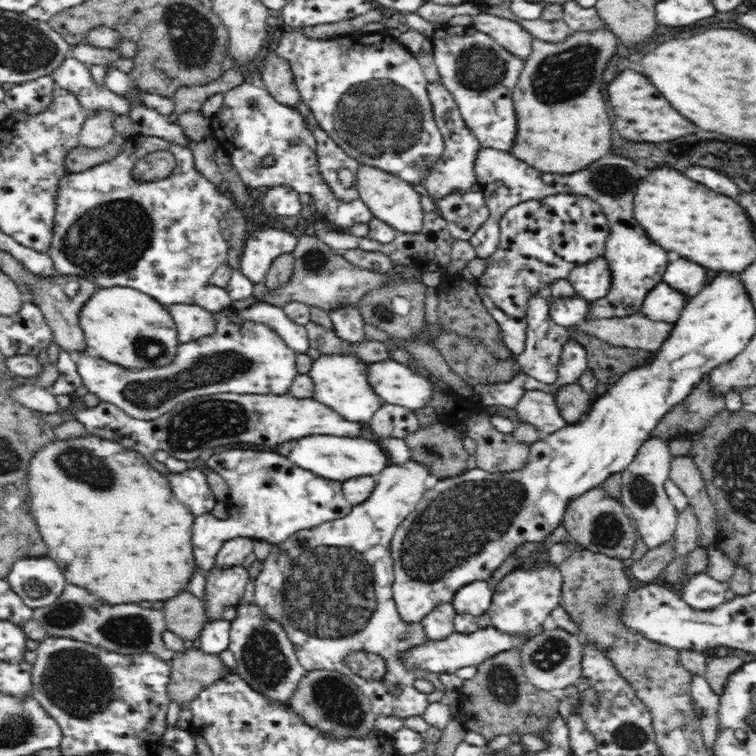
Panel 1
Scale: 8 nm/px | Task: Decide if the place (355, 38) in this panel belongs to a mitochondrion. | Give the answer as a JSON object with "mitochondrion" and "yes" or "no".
{"mitochondrion":"no"}

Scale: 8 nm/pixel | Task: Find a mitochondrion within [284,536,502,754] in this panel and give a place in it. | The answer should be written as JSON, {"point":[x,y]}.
{"point":[335,699]}

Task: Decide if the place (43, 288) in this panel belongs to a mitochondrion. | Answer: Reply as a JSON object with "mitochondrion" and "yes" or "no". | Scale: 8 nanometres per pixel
{"mitochondrion":"no"}

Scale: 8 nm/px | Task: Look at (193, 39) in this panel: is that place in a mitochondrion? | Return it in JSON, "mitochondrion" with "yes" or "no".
{"mitochondrion":"yes"}

